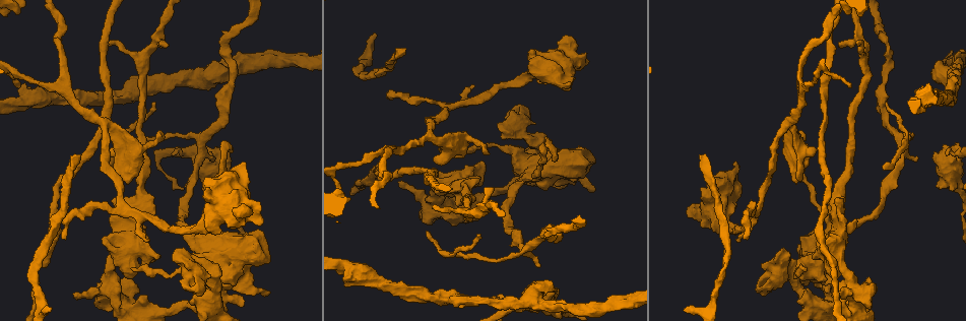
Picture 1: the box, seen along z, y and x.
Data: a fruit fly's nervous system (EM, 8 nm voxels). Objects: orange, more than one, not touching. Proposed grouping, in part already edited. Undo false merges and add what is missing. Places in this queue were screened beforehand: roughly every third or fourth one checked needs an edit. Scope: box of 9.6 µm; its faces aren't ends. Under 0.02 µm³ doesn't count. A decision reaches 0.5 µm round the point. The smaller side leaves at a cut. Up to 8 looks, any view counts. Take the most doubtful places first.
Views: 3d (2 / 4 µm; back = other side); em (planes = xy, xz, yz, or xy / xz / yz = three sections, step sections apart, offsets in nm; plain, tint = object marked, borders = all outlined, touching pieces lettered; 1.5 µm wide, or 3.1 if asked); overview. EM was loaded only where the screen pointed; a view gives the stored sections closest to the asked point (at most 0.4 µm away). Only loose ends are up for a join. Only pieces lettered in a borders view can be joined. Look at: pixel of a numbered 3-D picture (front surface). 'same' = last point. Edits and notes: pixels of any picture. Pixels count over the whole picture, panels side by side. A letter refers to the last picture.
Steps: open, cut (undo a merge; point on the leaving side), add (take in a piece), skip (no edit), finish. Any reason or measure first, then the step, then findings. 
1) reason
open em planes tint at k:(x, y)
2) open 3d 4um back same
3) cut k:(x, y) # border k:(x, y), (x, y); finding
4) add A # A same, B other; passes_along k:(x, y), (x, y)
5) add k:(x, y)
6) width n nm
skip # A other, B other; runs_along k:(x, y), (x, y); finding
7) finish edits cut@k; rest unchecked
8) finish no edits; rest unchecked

open 3d 2um at 1:(699, 157)

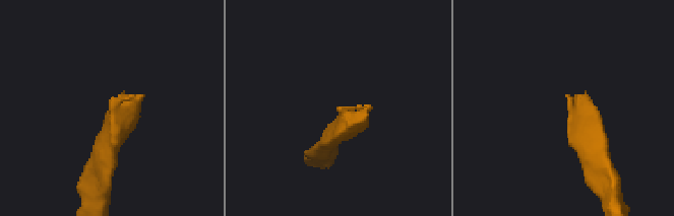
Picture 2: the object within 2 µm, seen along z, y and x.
open em planes plain at 2:(565, 95)

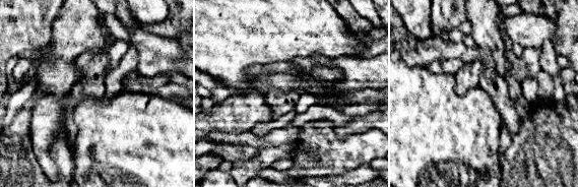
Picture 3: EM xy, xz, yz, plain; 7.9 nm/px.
what lies round it
open em planes borders same

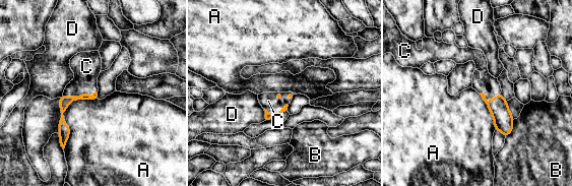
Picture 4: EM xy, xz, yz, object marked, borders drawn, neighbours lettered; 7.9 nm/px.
add C # A other, B other, C same, D other; passes_along 4:(64, 101), (80, 95), (86, 66); the cell continues

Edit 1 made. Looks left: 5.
see it whole again
open overview

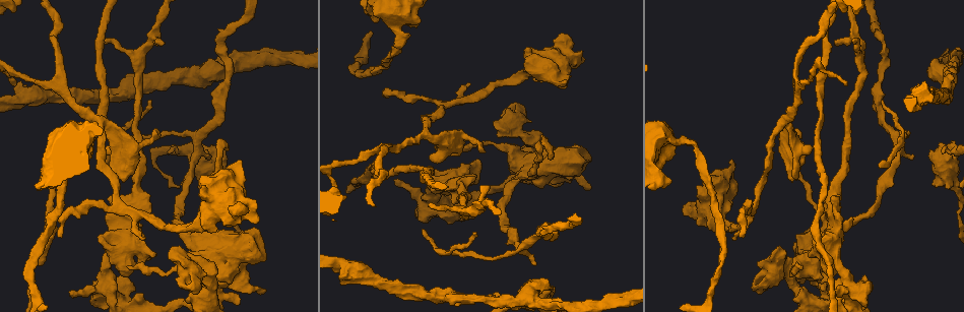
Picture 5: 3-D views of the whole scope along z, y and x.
open 3d 4um at 5:(734, 239)

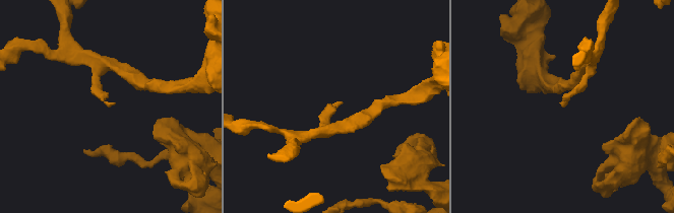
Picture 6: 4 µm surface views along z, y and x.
need the tissue
open em planes tint at 6:(341, 101)

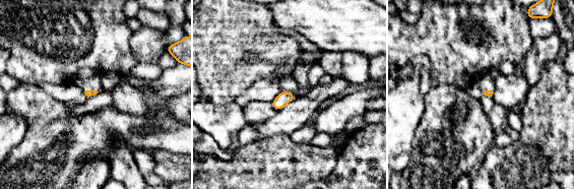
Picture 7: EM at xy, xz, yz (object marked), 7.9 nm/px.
open em planes borders same

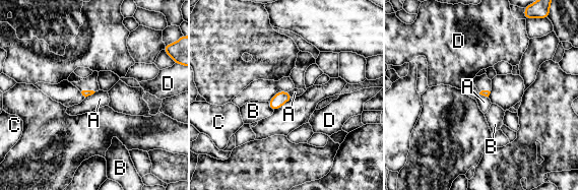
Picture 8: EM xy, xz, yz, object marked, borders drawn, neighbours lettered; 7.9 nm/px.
skip # A other, B other, C other, D other; border 8:(95, 91), (85, 98); no lettered piece goes on from it

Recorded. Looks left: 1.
open em planes borders at 5:(476, 232)

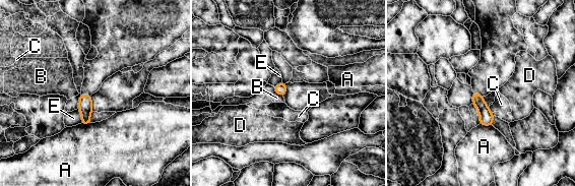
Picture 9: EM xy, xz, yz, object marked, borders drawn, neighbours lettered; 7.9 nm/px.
skip # A other, B other, C other, D other, E other; border 9:(77, 109), (81, 114), (80, 123); none of them fits

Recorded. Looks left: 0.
finish edits add@4; rest unchecked

